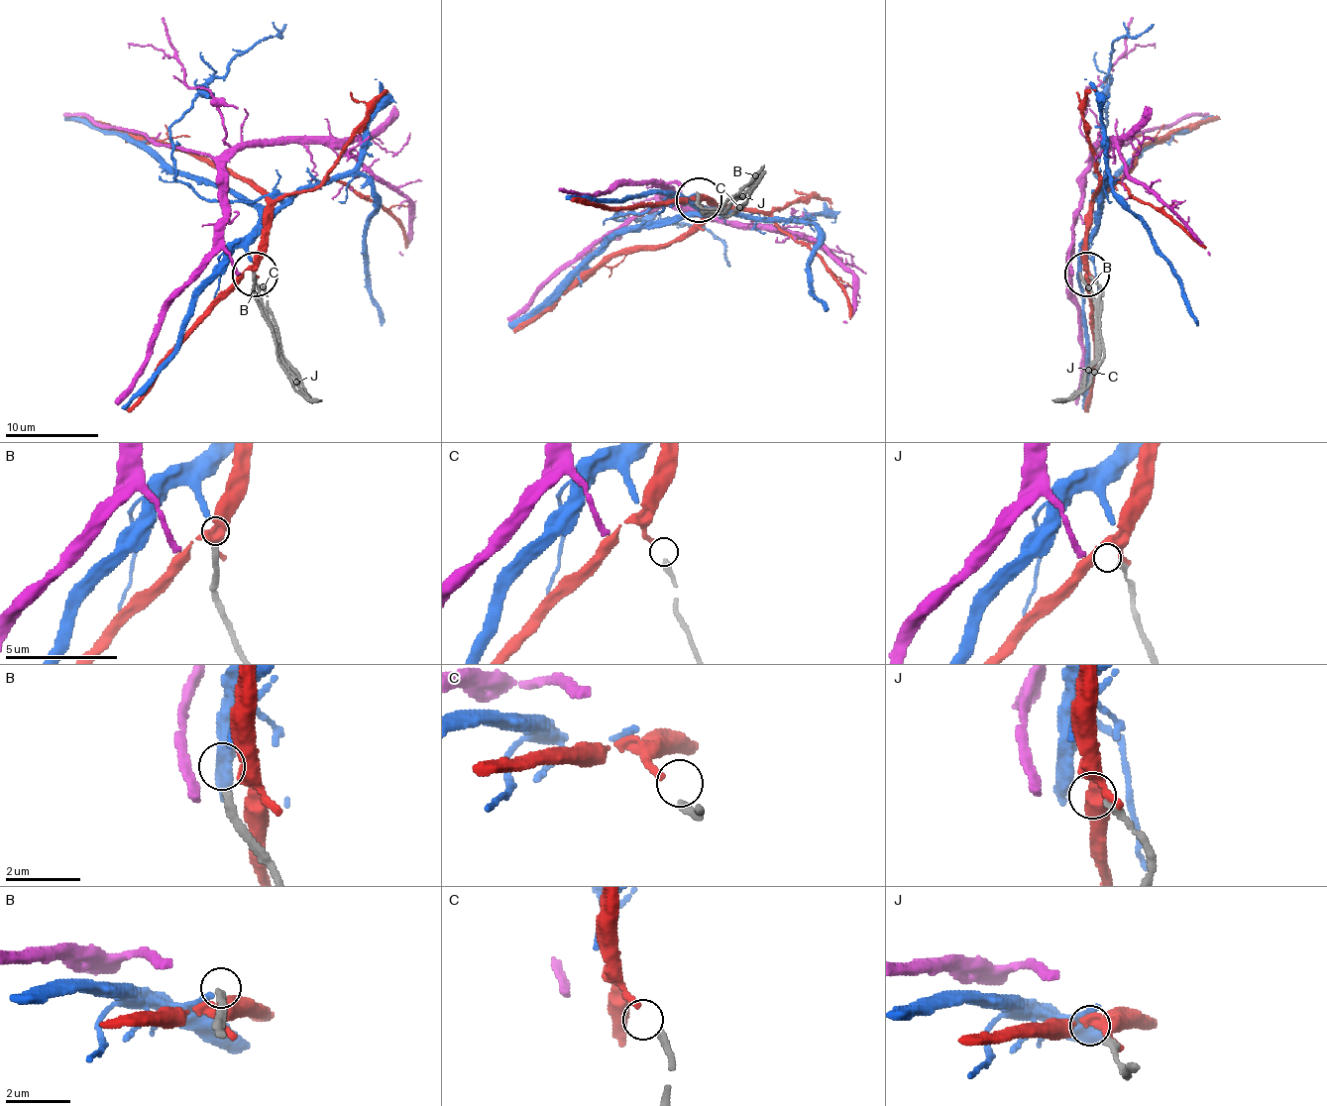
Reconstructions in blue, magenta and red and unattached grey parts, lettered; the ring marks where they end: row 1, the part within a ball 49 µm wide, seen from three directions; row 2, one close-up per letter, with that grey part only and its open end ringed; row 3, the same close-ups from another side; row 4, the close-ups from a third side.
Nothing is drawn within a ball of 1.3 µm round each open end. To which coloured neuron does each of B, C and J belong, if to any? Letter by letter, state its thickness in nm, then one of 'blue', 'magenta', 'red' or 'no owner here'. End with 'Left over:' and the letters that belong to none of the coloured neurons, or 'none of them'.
B: calibre 240 nm; blue
C: calibre 200 nm; red
J: calibre 200 nm; no owner here
Left over: J

